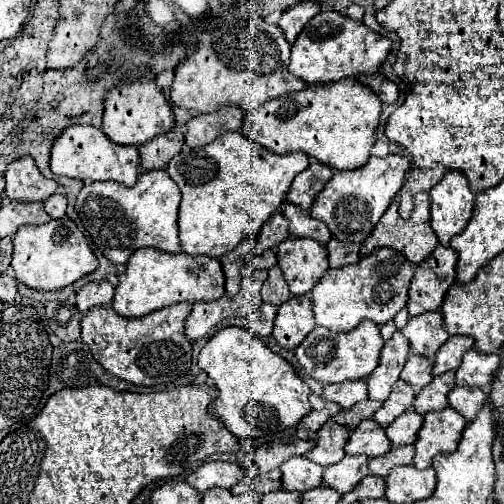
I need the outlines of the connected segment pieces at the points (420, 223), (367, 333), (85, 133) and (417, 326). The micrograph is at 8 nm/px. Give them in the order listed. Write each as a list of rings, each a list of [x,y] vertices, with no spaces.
[[[418,193],[414,197],[414,209],[412,209],[410,219],[402,219],[398,215],[398,203],[390,203],[388,211],[384,213],[384,219],[380,219],[380,223],[374,227],[372,235],[368,235],[368,239],[362,243],[360,257],[372,253],[378,247],[392,247],[392,249],[404,253],[410,263],[418,265],[436,249],[436,245],[438,245],[438,237],[436,237],[434,229],[430,227],[430,197],[428,197],[428,193]]]
[[[364,319],[352,331],[340,333],[340,335],[332,335],[328,329],[318,327],[298,345],[294,353],[302,369],[312,379],[328,385],[328,383],[342,383],[348,379],[366,379],[372,373],[372,369],[378,365],[378,355],[380,355],[382,345],[384,345],[384,339],[380,335],[380,327]]]
[[[72,125],[60,131],[53,141],[50,169],[56,175],[80,179],[80,181],[118,181],[128,187],[136,183],[138,177],[138,149],[134,145],[112,143],[100,129],[92,125]]]
[[[430,311],[424,315],[412,317],[408,325],[402,329],[402,335],[410,341],[410,351],[414,355],[424,355],[424,357],[434,357],[436,351],[450,337],[444,331],[440,311]]]

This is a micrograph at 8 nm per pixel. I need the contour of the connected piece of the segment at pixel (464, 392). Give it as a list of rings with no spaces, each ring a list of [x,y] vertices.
[[[454,387],[448,393],[450,407],[458,411],[462,417],[466,417],[466,421],[472,421],[480,413],[486,399],[488,397],[480,387]]]

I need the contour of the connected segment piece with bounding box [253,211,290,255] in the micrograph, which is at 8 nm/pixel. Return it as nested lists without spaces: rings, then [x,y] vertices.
[[[276,211],[272,215],[272,219],[268,219],[268,223],[264,223],[264,227],[258,233],[258,243],[256,243],[253,252],[258,255],[266,249],[274,249],[278,247],[278,243],[282,243],[284,239],[290,237],[290,229],[288,229],[288,219],[284,219],[282,211]]]

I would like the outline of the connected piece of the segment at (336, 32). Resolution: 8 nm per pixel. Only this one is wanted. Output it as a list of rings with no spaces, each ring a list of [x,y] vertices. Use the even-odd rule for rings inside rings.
[[[322,11],[308,21],[298,39],[292,45],[292,57],[288,71],[306,83],[328,83],[344,77],[358,77],[362,73],[376,73],[386,61],[392,47],[392,39],[384,37],[362,21],[344,17],[340,11]]]

